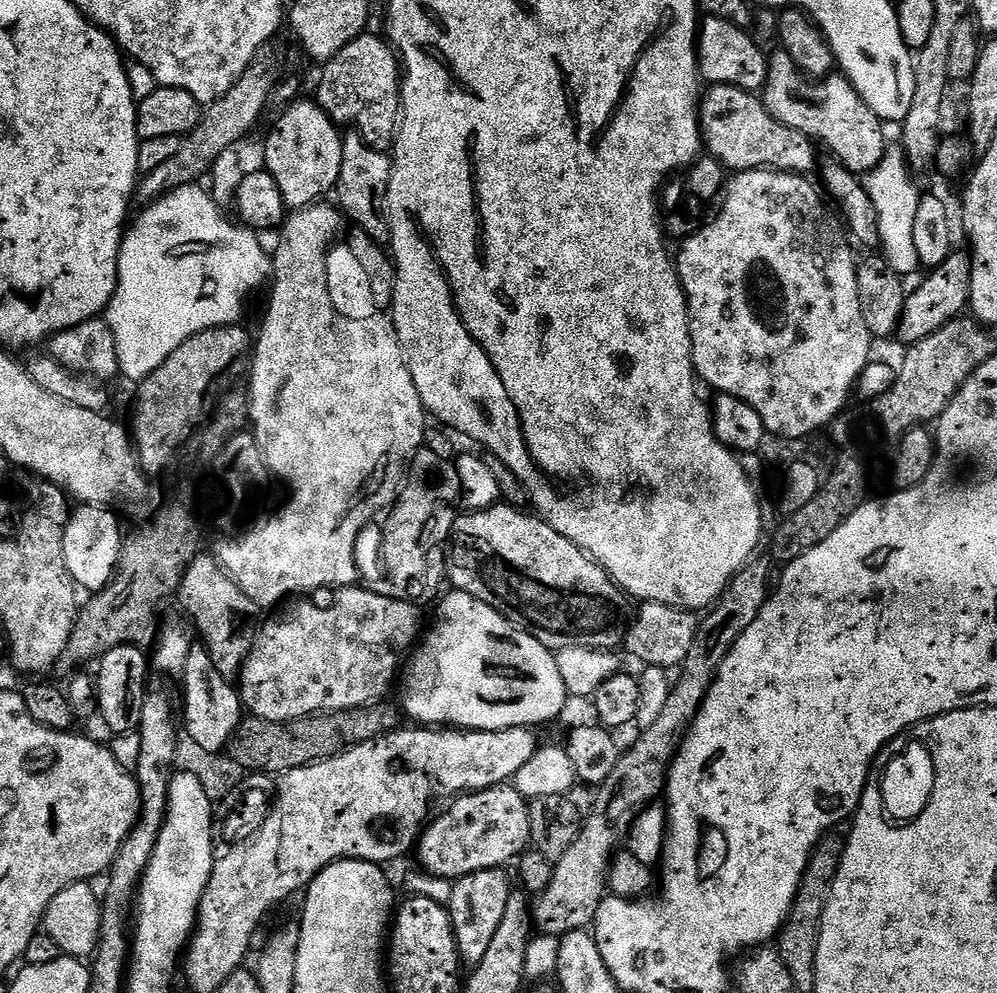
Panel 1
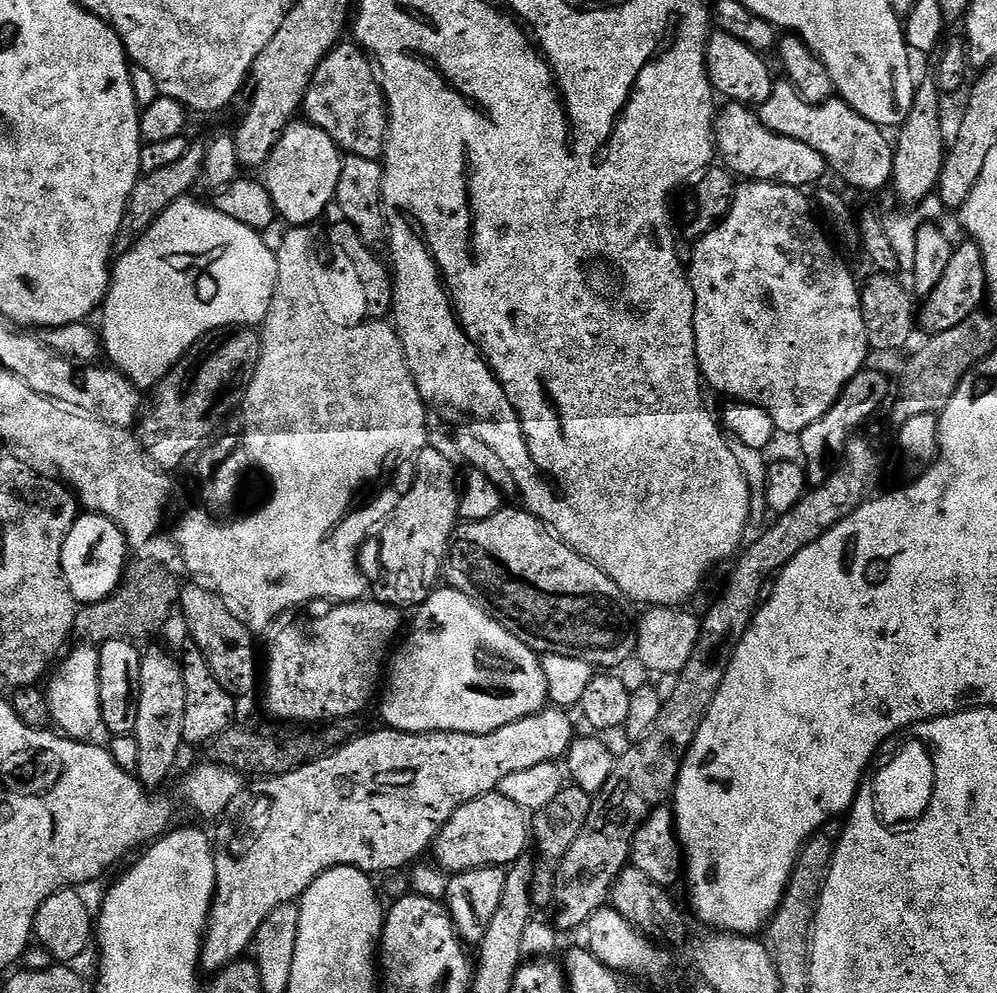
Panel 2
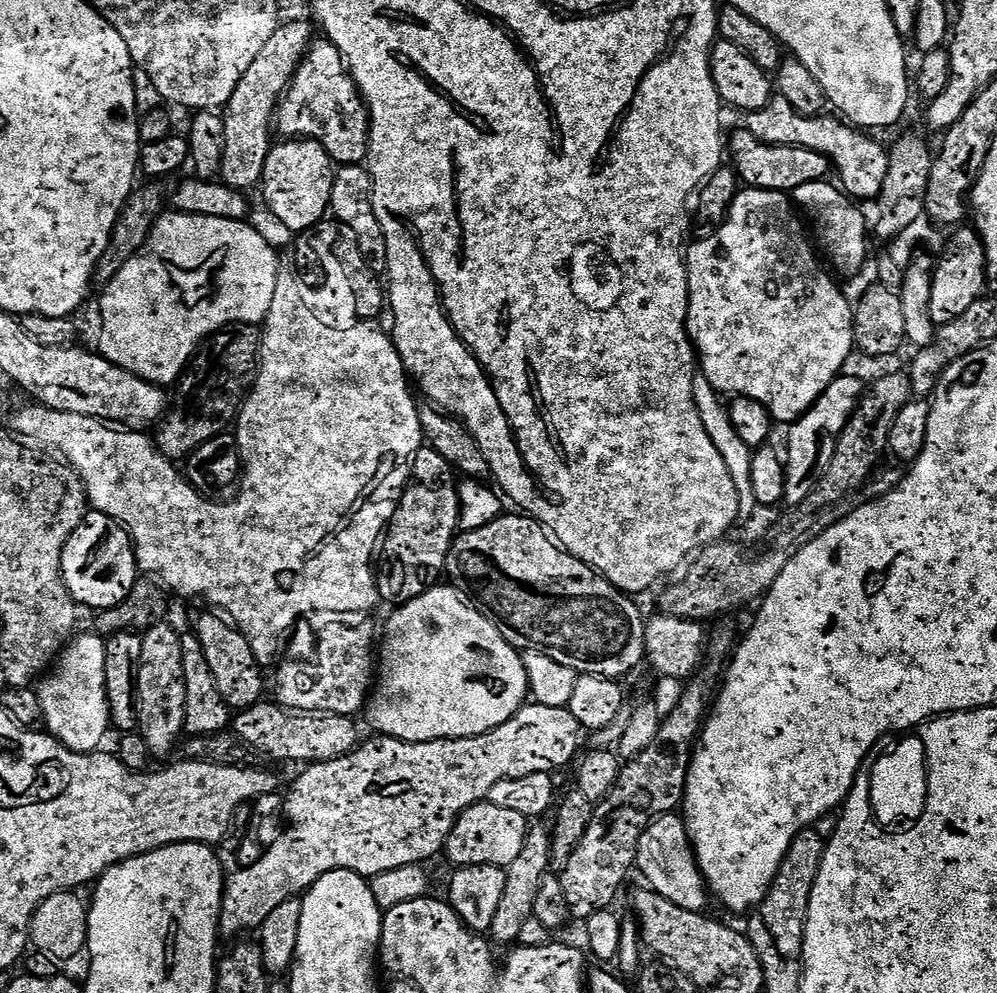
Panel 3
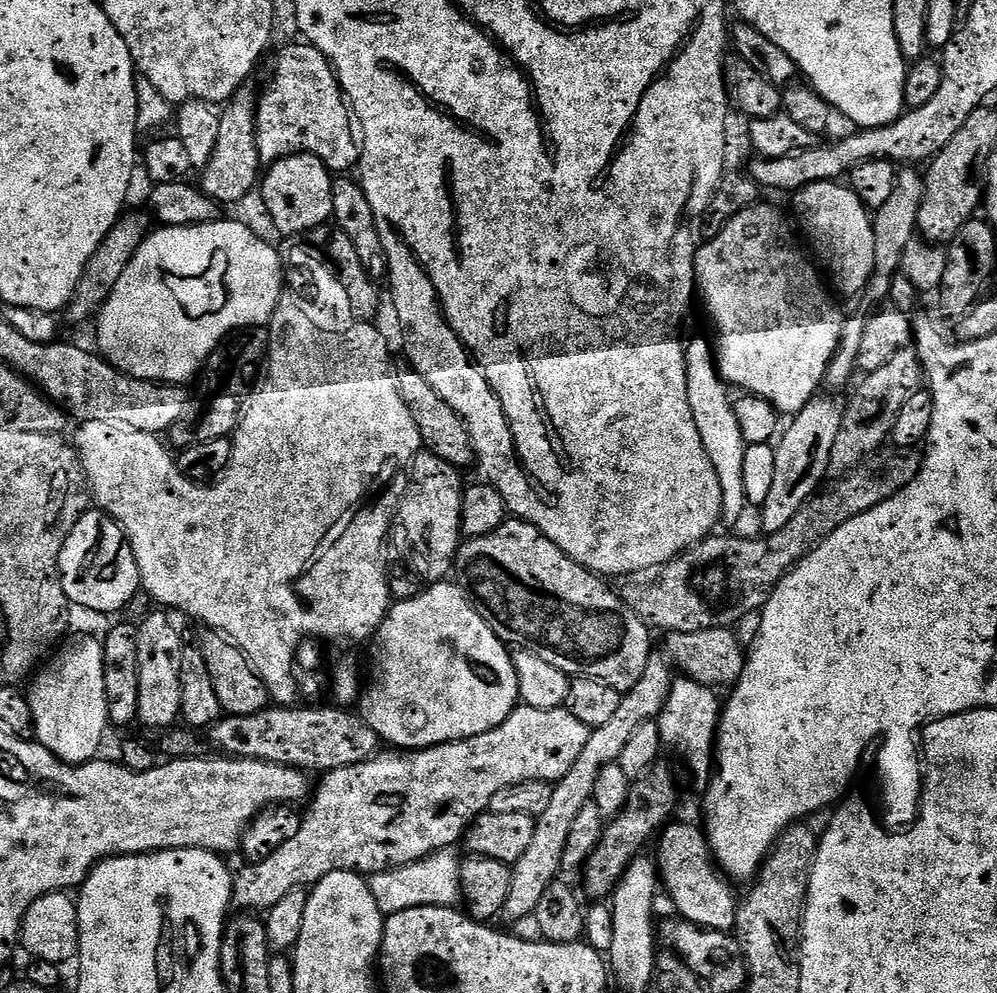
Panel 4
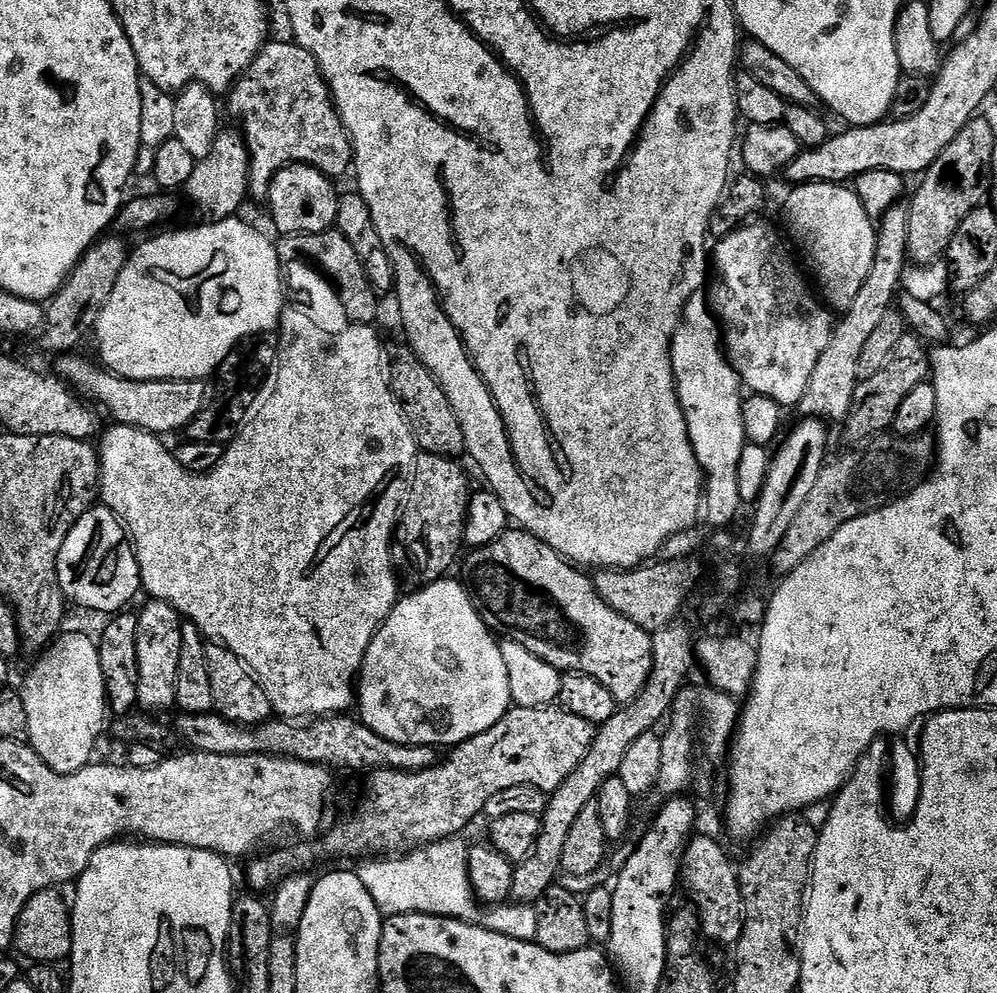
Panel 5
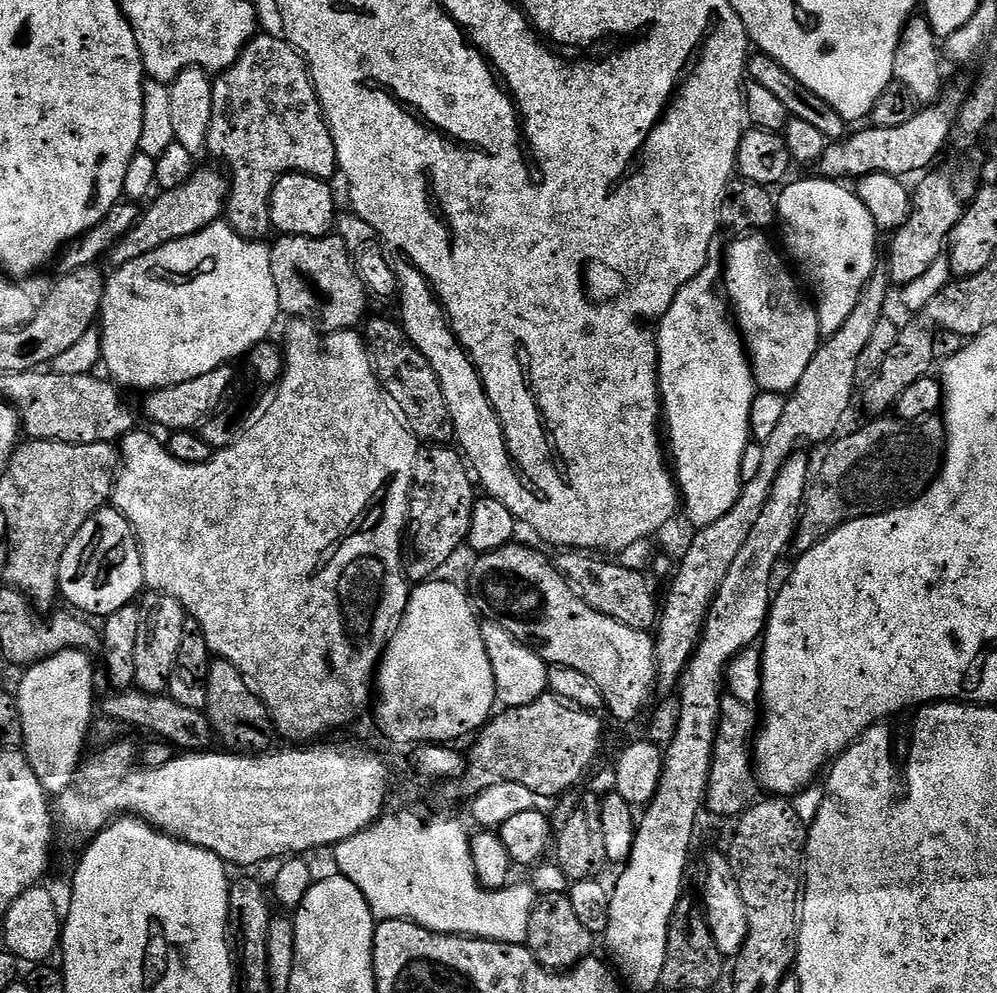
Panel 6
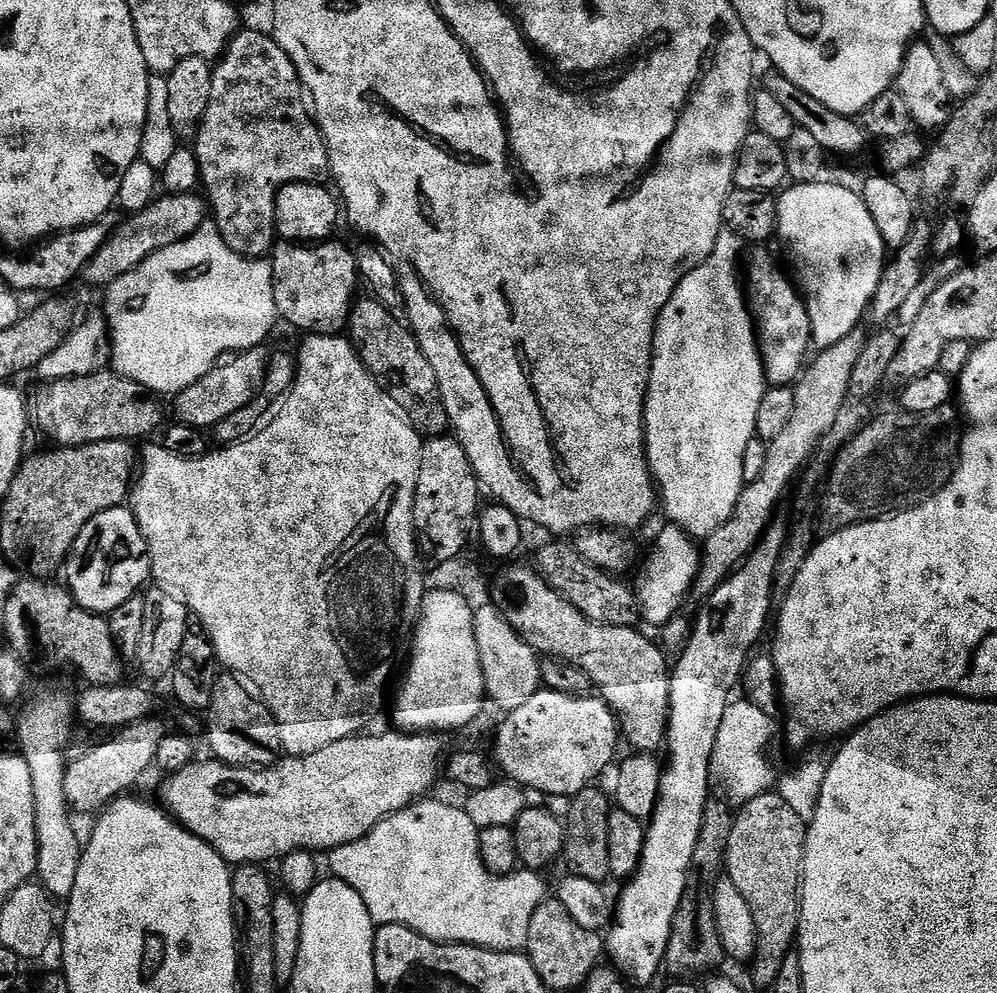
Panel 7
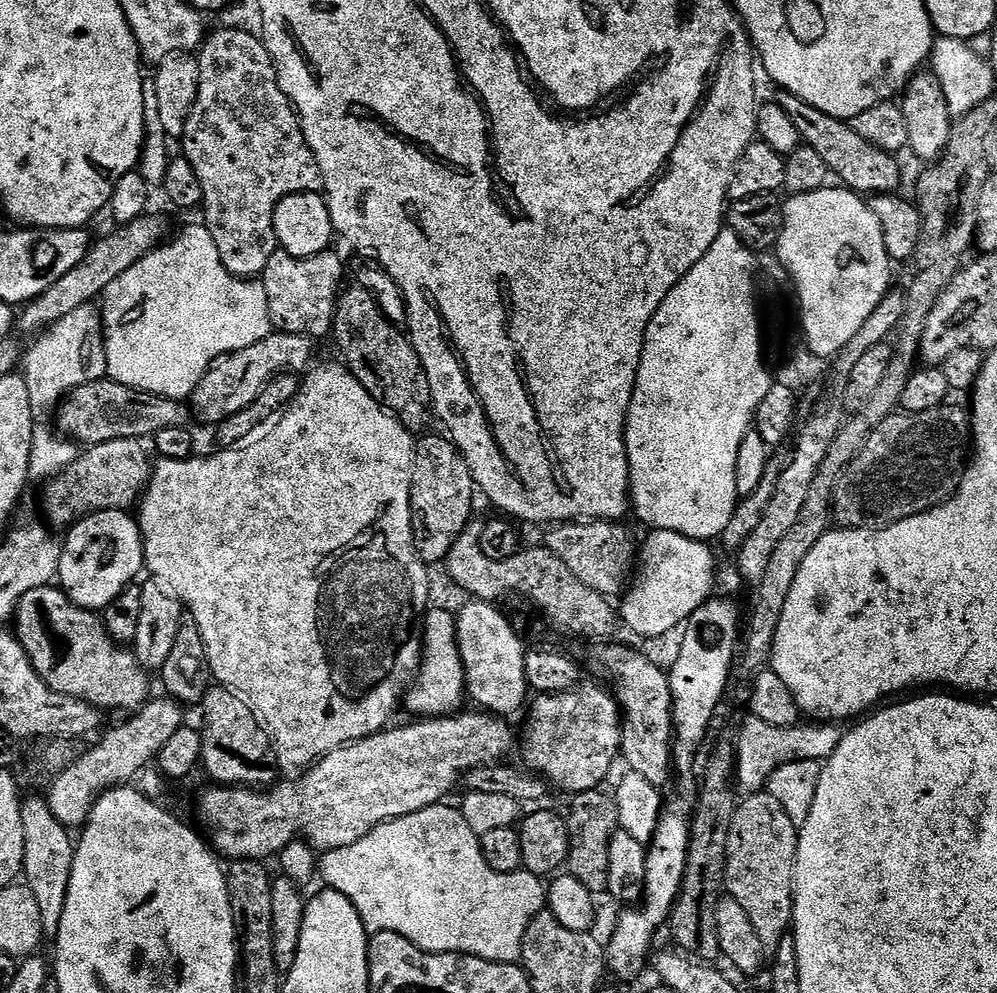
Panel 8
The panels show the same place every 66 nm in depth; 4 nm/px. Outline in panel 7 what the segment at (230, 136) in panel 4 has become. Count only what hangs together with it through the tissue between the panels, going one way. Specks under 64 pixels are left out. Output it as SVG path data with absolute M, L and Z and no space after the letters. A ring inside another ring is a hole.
M200 194L190 196L161 195L153 200L150 206L146 206L140 212L131 213L128 220L121 219L112 232L112 236L90 258L90 262L84 268L82 280L93 284L99 290L108 288L116 279L122 278L130 270L134 270L140 263L158 250L166 250L166 246L174 246L186 238L190 238L209 219L210 209L205 197Z

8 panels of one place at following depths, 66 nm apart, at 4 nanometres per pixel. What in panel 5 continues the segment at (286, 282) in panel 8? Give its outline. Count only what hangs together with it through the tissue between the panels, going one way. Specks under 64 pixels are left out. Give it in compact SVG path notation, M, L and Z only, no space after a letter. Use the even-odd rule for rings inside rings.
M330 227L325 232L294 234L293 236L281 235L279 239L275 241L275 246L281 265L285 266L296 260L304 260L315 265L336 288L340 296L340 306L345 308L345 317L352 324L375 325L377 323L376 315L380 312L380 304L376 301L375 290L372 289L373 277L369 276L364 269L364 260L358 258L358 253L354 251L354 246L350 246L346 234L336 231L335 227Z

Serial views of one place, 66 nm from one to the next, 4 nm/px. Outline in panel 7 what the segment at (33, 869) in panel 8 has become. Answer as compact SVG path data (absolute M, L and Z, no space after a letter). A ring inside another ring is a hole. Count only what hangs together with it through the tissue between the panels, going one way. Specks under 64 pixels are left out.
M54 696L36 701L17 721L18 750L30 770L34 790L36 878L49 897L56 900L72 895L82 854L82 842L76 836L65 798L64 750L69 742L69 726L70 706Z

